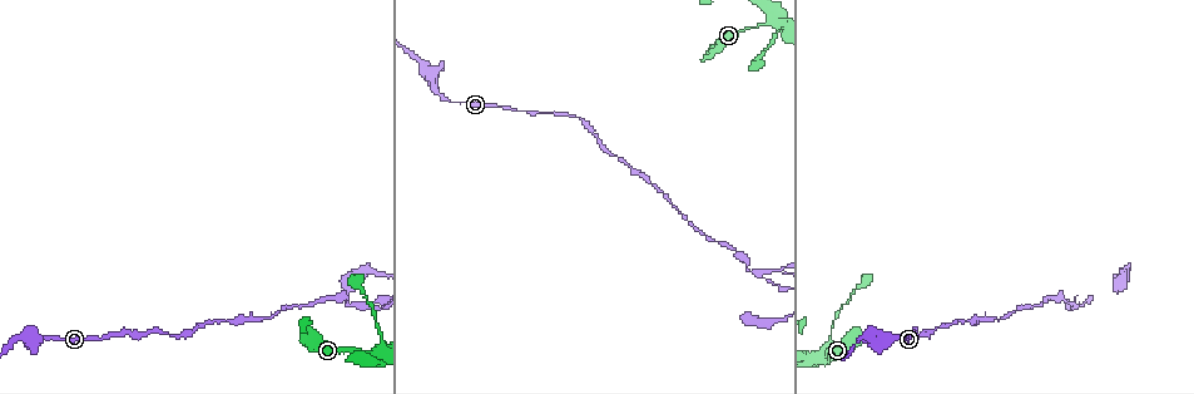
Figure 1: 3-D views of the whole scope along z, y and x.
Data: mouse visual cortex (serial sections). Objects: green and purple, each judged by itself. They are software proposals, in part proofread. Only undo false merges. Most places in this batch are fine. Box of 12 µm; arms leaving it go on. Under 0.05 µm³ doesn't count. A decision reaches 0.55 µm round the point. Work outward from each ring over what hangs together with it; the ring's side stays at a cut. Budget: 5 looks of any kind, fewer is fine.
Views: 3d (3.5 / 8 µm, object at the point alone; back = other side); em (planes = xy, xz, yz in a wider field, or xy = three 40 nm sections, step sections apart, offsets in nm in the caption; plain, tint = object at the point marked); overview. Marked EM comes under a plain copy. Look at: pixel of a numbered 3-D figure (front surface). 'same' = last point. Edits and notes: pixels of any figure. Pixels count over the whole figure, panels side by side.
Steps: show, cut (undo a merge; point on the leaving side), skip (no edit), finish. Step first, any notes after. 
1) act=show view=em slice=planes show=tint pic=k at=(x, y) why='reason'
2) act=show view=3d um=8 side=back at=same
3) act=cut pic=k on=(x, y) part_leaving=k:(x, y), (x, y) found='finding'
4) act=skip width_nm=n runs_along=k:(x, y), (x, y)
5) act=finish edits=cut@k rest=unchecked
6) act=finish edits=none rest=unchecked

act=show view=3d um=3.5 pic=1 at=(758, 270) why='narrows sharply'

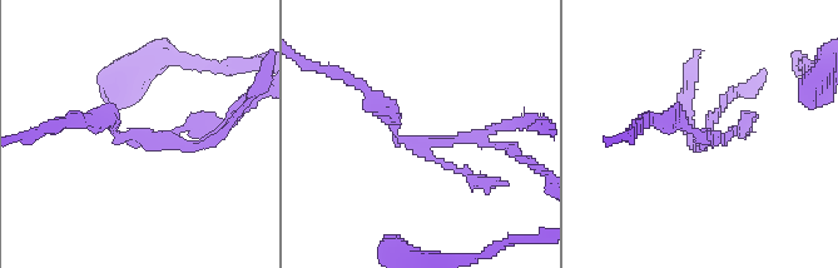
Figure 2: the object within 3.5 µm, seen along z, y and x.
act=cut pic=2 on=(189, 145) arm_widths_nm=100,100,150,250 part_leaving=2:(400, 139), (430, 143), (507, 130) found='a second cell is stuck on'

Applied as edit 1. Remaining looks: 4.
act=show view=3d um=3.5 pic=1 at=(823, 353) why='four arms meet'

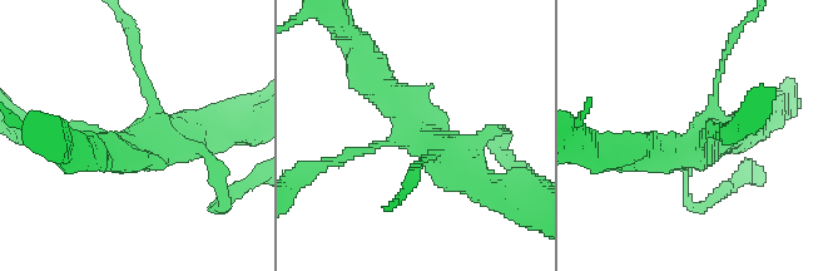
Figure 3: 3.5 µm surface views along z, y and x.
act=show view=em slice=xy step=2 show=tint pic=3 at=(128, 145) arms=4 arm_widths_nm=150,150,350,400 why='shape alone is not enough'

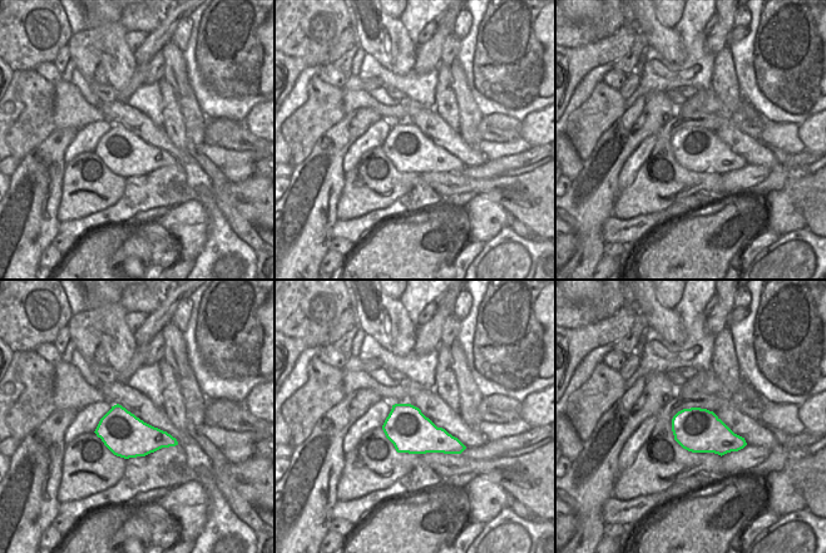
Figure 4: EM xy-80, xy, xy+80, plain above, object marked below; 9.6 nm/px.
act=skip width_nm=420 runs_along=3:(49, 132), (142, 144), (145, 82) found='one cell here'

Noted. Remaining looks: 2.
act=finish edits=cut@2 rest=unchecked

